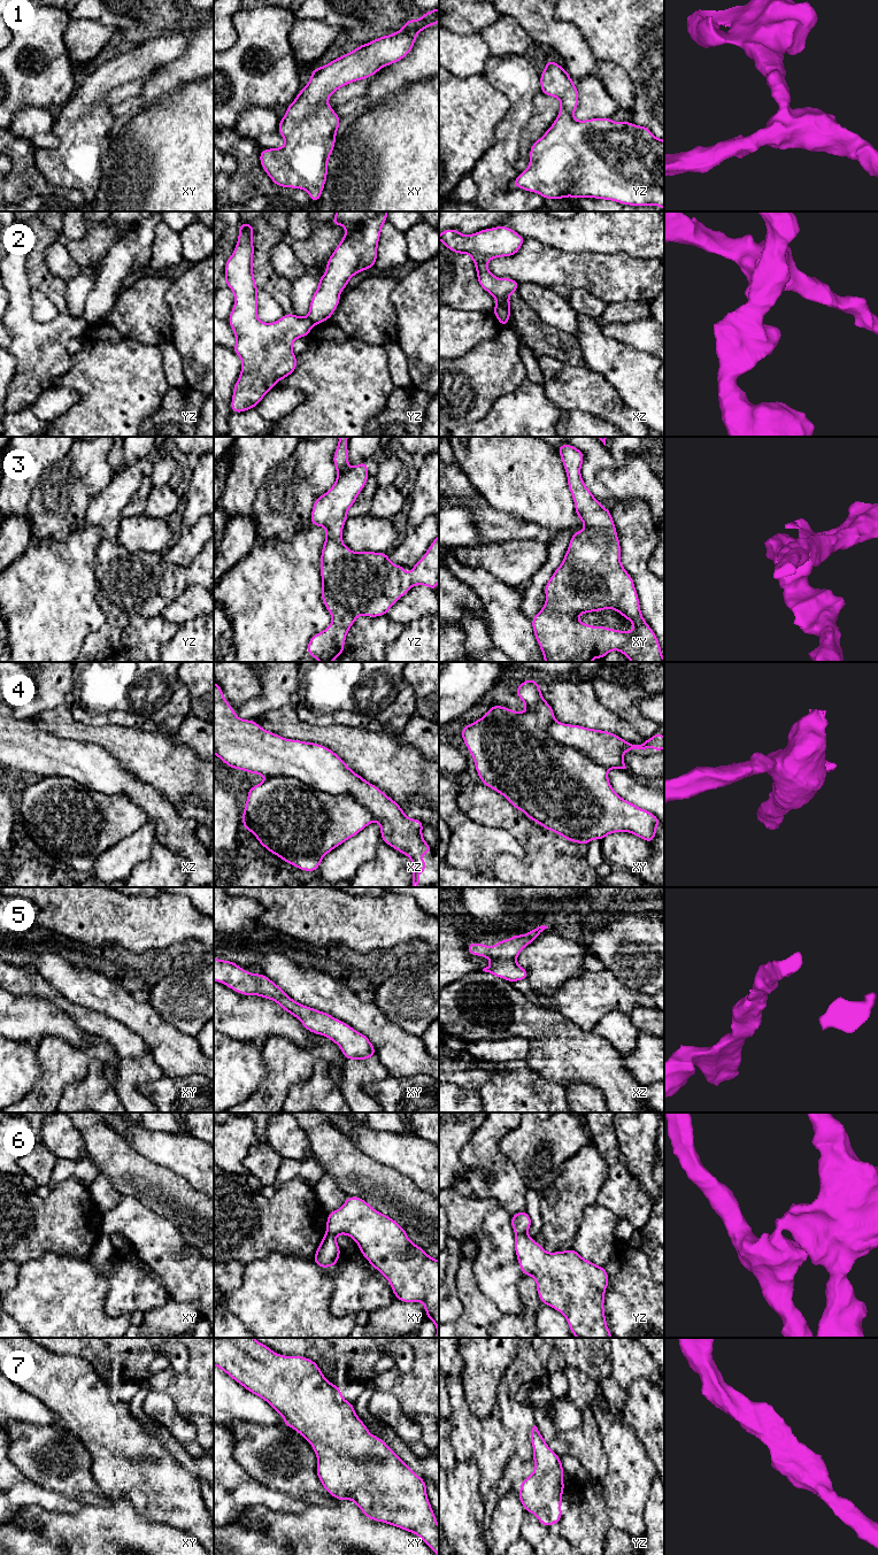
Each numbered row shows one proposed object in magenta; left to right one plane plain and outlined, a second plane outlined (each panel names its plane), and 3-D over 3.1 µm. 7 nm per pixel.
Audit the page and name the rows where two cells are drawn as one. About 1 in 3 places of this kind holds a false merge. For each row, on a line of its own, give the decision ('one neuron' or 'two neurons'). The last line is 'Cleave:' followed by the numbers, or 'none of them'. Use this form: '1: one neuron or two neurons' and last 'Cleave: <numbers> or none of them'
1: one neuron
2: two neurons
3: one neuron
4: two neurons
5: one neuron
6: two neurons
7: one neuron
Cleave: 2, 4, 6

